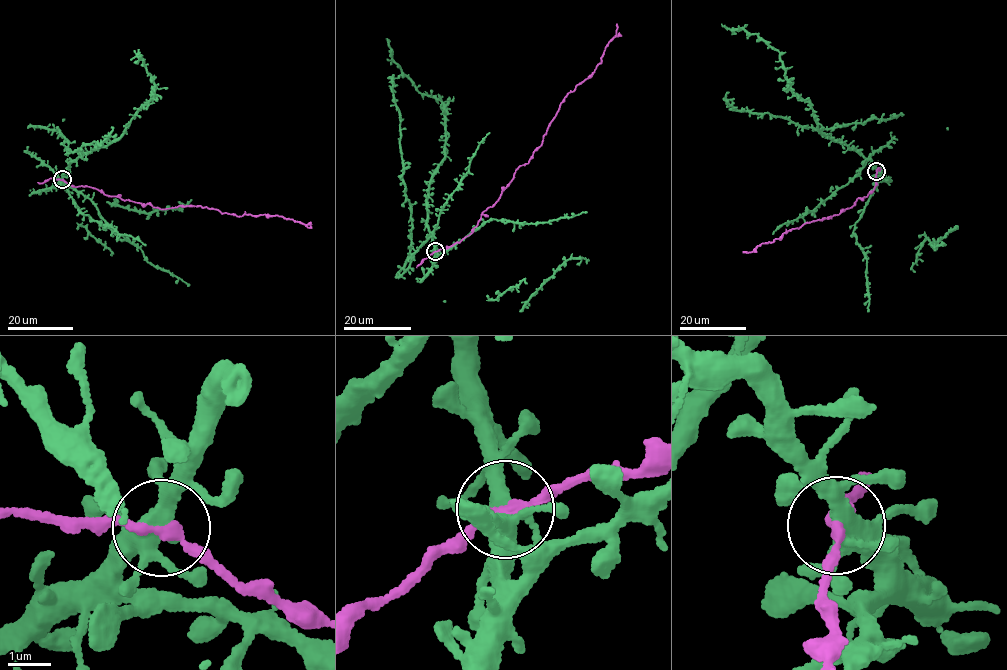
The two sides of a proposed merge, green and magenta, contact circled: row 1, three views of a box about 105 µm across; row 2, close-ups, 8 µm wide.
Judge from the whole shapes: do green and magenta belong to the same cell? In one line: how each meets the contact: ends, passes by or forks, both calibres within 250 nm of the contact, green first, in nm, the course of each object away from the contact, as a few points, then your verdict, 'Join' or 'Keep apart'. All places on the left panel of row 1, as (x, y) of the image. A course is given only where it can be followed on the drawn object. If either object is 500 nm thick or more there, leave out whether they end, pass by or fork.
At the ring green forks. At the ring magenta passes by. Thickness 400 nm (green) against 200 nm. Course of green: (62, 179), (71, 162), (123, 133), (127, 123), (153, 94), (153, 78), (137, 56), (139, 58), (140, 54). Course of magenta: (62, 179), (75, 186), (95, 188), (106, 195), (161, 209), (202, 206), (240, 216), (282, 216), (311, 227). Join

